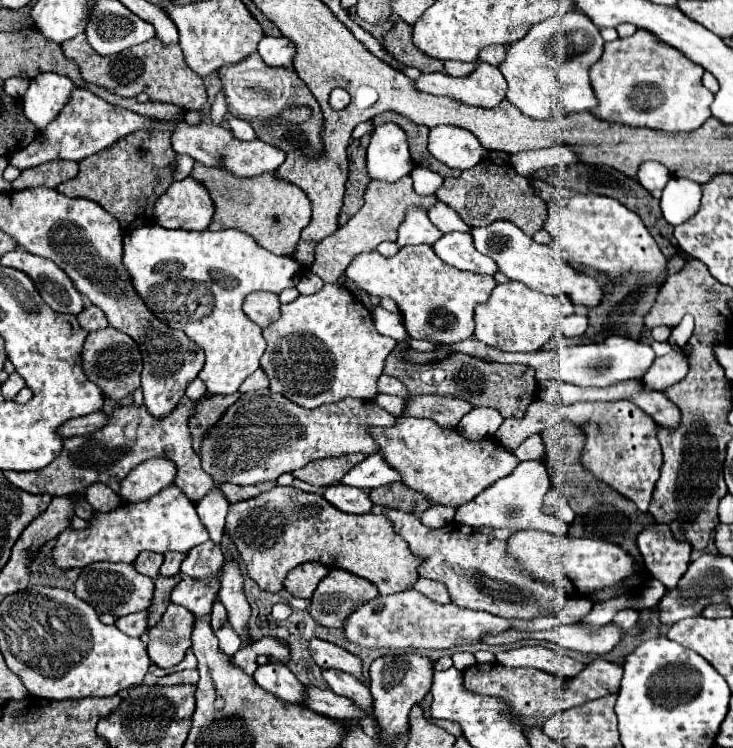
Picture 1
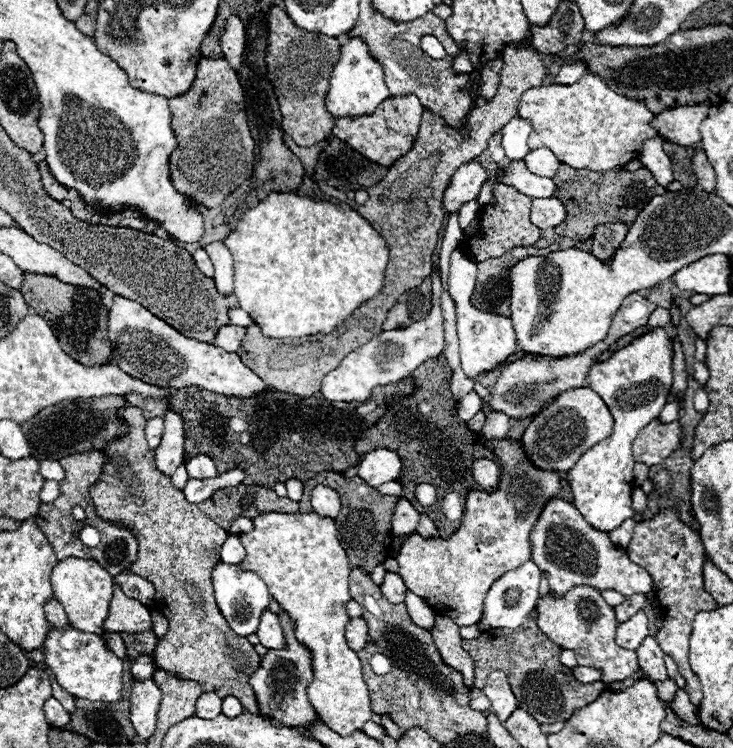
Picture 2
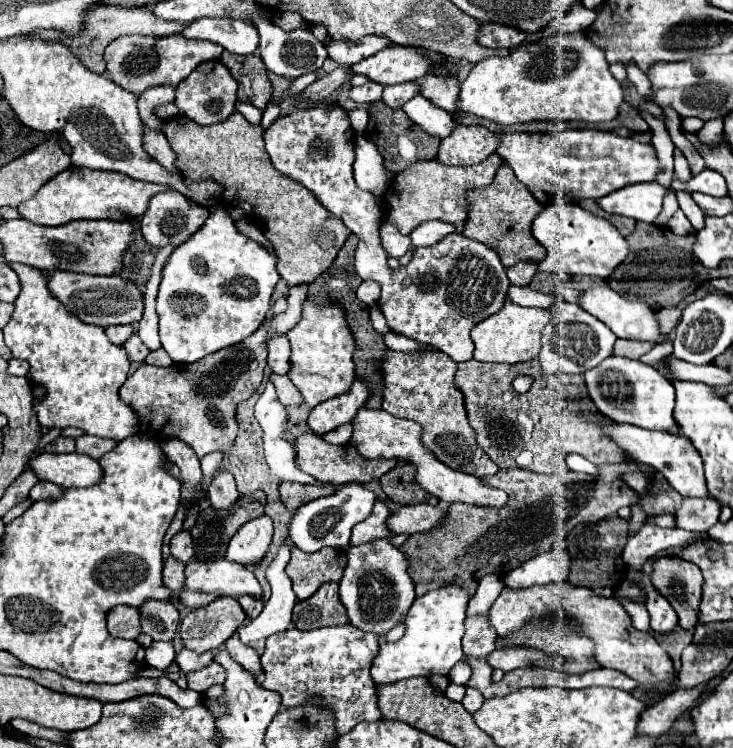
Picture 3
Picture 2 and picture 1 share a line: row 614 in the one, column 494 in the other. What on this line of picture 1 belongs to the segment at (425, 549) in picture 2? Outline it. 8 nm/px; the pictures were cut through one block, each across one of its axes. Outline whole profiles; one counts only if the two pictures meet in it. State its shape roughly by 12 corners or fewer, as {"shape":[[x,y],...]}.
{"shape":[[398,416],[372,436],[432,504],[458,508],[518,466],[472,442]]}

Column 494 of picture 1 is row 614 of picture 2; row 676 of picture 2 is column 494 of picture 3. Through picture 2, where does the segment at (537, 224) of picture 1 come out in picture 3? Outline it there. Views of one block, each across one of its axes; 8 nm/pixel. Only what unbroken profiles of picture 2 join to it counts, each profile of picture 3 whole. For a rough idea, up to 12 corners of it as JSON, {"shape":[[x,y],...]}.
{"shape":[[500,166],[470,190],[464,234],[498,252],[502,264],[542,262],[530,234],[542,210]]}

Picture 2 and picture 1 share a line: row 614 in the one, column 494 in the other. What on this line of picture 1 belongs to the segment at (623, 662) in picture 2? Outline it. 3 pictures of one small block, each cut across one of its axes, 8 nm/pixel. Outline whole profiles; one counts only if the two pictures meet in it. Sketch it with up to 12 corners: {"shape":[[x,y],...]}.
{"shape":[[388,510],[396,534],[452,604],[502,618],[568,600],[506,542],[458,522],[430,530]]}

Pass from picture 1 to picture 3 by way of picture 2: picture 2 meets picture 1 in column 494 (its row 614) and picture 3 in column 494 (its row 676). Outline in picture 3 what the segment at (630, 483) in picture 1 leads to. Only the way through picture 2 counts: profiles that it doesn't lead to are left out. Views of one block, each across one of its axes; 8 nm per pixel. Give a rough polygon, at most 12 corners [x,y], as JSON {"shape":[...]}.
{"shape":[[442,352],[382,356],[382,410],[422,426],[422,444],[476,478],[484,454]]}

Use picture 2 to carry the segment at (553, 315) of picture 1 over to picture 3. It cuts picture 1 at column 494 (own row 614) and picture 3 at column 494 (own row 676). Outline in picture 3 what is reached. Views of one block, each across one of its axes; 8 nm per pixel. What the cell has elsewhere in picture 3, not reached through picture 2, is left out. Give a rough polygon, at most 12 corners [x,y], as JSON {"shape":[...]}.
{"shape":[[506,298],[472,328],[474,360],[518,364],[538,356],[552,312]]}

